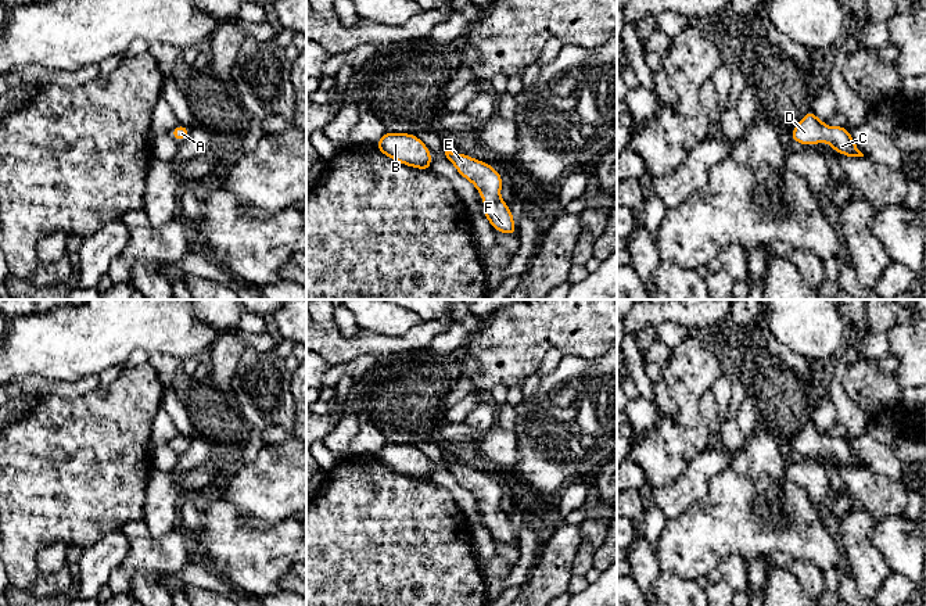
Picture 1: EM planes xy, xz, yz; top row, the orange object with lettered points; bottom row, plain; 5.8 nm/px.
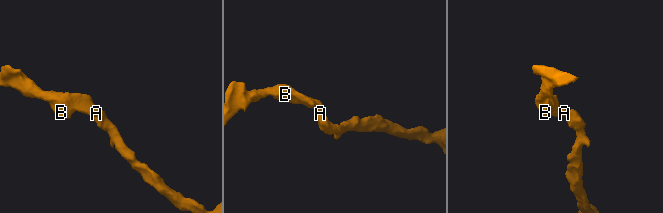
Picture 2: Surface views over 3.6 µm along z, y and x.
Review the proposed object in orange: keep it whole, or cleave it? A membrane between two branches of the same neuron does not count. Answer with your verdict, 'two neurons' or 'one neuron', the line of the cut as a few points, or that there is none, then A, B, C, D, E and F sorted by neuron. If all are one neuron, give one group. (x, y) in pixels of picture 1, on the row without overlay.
one neuron; no cut; A B C D E F

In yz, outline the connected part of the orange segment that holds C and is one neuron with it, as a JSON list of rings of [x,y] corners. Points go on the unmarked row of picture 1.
[[[812,420],[807,422],[798,435],[790,442],[792,451],[805,456],[829,453],[836,465],[847,467],[864,467],[847,441],[847,437],[832,437],[816,428]]]

